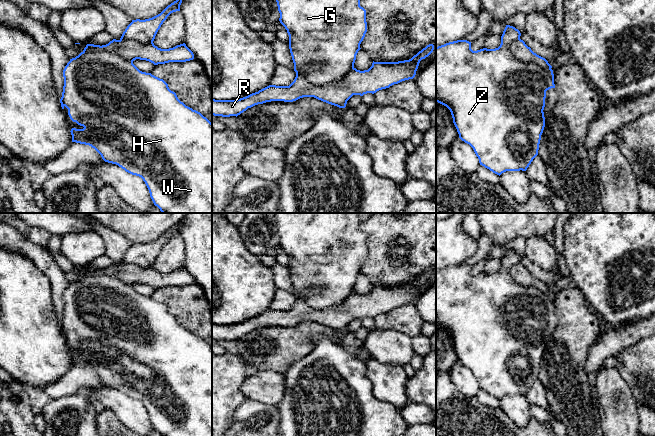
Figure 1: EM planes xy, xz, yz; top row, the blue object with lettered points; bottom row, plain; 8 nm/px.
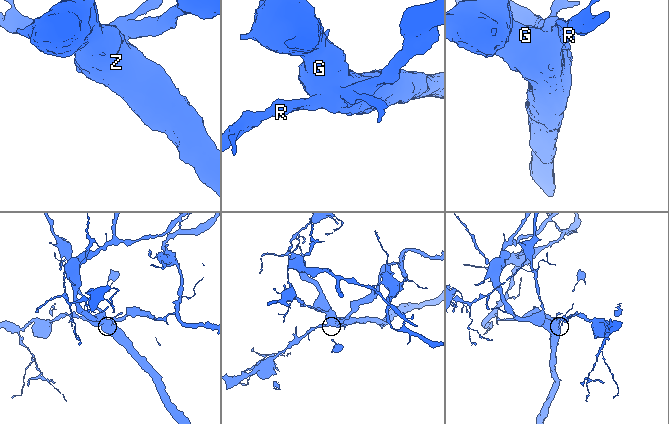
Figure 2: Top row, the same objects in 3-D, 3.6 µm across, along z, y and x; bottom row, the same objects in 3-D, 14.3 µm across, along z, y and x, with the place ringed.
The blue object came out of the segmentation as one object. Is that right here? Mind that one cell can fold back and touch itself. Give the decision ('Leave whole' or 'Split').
Split

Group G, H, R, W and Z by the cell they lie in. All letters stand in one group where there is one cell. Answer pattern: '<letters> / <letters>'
G H W Z / R

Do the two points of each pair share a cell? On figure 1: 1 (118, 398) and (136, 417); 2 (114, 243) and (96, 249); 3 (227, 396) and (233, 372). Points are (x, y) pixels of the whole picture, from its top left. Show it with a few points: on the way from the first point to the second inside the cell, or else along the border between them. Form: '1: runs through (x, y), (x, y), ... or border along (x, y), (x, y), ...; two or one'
1: runs through (122, 403), (131, 412); one
2: border along (94, 230), (104, 242), (105, 253); two
3: runs through (227, 390), (227, 378); one

